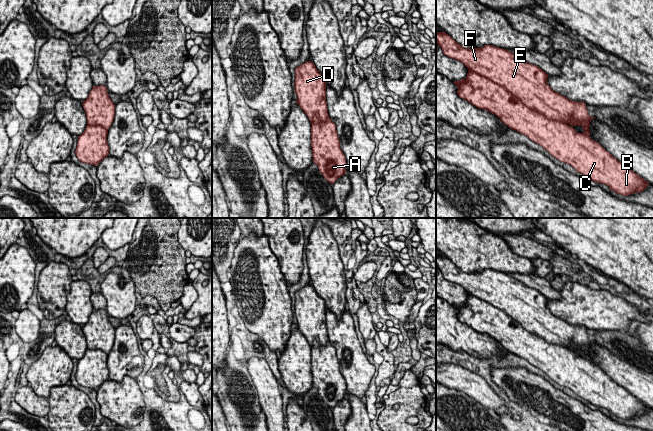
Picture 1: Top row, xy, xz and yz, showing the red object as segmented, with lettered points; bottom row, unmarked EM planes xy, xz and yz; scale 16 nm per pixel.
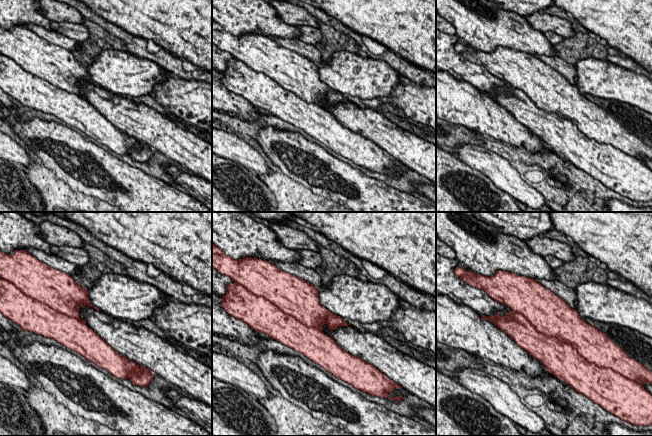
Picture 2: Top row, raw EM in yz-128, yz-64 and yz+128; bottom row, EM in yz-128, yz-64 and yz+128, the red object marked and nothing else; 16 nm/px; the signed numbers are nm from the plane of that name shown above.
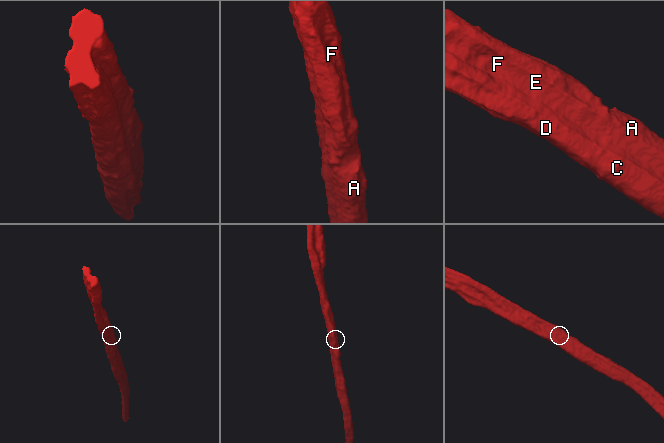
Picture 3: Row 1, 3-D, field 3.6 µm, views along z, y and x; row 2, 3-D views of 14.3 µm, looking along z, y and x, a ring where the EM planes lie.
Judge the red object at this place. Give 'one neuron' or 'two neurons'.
two neurons

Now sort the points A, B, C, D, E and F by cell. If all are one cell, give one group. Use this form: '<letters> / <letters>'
A E F / B C D

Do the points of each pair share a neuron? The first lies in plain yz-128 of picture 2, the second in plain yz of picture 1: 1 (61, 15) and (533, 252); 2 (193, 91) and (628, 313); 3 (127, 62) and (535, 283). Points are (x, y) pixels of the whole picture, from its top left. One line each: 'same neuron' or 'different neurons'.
1: same neuron
2: different neurons
3: different neurons

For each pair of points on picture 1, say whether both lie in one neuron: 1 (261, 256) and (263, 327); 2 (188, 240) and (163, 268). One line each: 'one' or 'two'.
1: one
2: two

